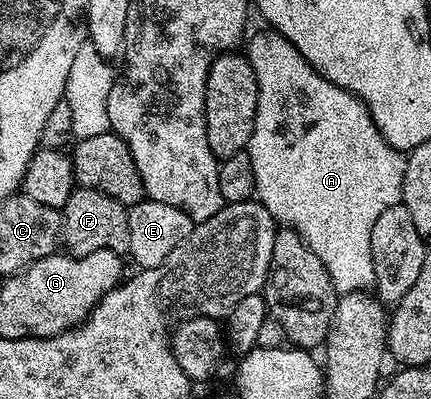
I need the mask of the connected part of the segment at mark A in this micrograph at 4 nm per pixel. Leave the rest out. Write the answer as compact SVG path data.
M271 29L263 30L258 32L252 40L250 40L251 38L247 40L249 43L246 48L248 60L254 69L254 77L258 81L258 109L254 117L254 133L246 148L250 157L250 165L254 165L255 198L268 210L277 224L295 229L302 237L302 241L306 241L306 245L310 245L310 249L314 249L314 253L318 253L318 257L326 265L326 273L330 273L330 281L334 285L334 289L340 295L375 288L376 278L374 277L374 261L370 253L370 232L374 230L374 225L380 214L386 213L386 209L390 209L390 205L401 202L404 193L404 174L408 164L405 152L395 151L384 140L384 135L376 127L376 122L372 120L368 106L354 92L334 85L325 75L321 75L320 72L312 68L306 61L306 57L302 57L302 53L286 37L282 37Z

